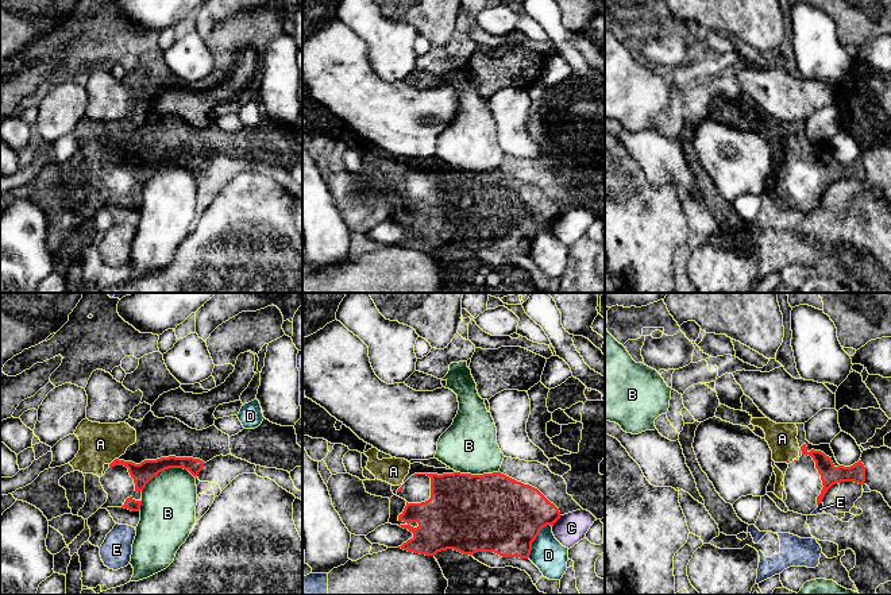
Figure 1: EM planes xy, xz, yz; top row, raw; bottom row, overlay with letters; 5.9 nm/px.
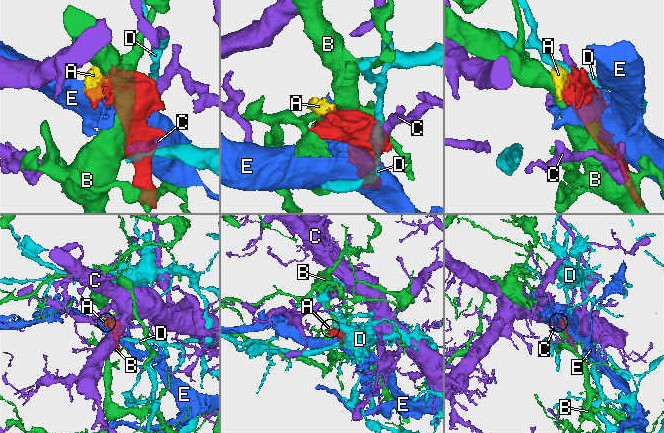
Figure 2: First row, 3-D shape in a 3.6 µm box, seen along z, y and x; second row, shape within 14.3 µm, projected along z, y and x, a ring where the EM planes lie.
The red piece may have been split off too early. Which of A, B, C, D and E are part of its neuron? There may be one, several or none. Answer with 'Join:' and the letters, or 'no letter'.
Join: A

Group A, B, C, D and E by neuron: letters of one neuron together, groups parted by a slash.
A / B / C / D / E

